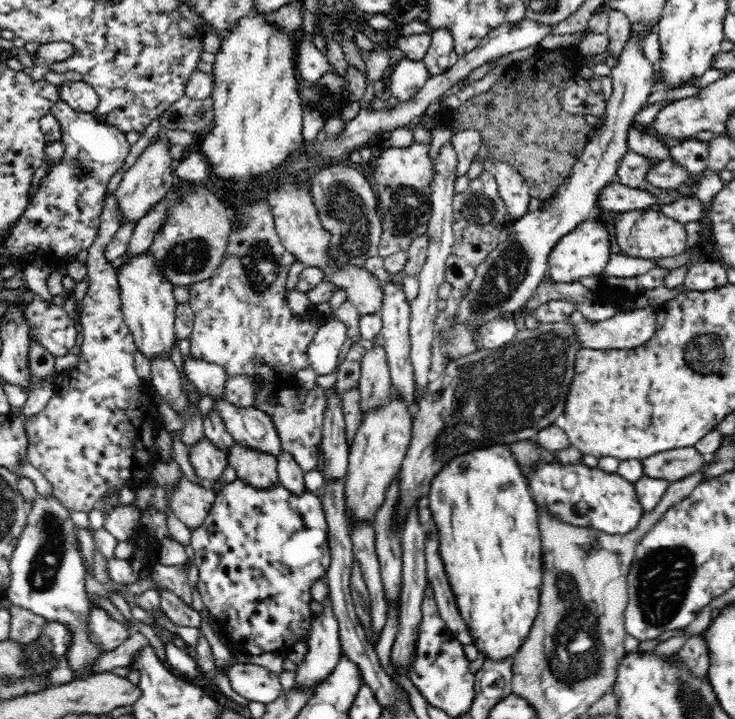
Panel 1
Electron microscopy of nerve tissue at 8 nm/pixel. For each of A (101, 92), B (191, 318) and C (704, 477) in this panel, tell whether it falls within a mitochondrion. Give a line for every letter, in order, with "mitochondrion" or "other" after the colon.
A: other
B: other
C: other

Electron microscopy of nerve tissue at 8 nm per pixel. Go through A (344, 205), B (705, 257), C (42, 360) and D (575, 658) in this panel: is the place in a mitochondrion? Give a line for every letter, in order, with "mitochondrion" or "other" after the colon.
A: mitochondrion
B: other
C: other
D: mitochondrion

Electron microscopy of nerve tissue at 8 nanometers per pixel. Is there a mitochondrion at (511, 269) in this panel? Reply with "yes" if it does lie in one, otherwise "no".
yes

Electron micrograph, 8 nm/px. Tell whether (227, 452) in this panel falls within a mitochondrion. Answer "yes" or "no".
no

